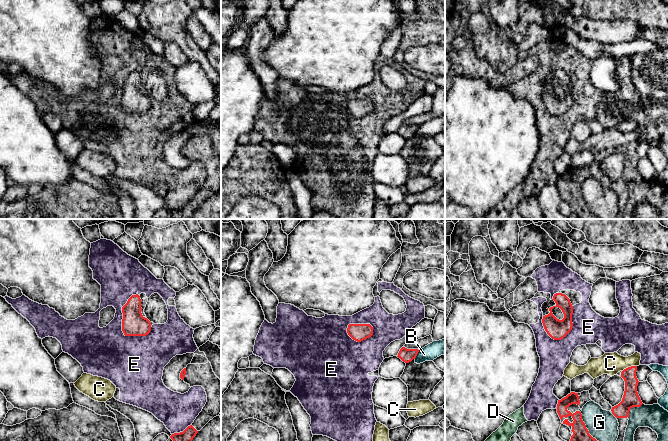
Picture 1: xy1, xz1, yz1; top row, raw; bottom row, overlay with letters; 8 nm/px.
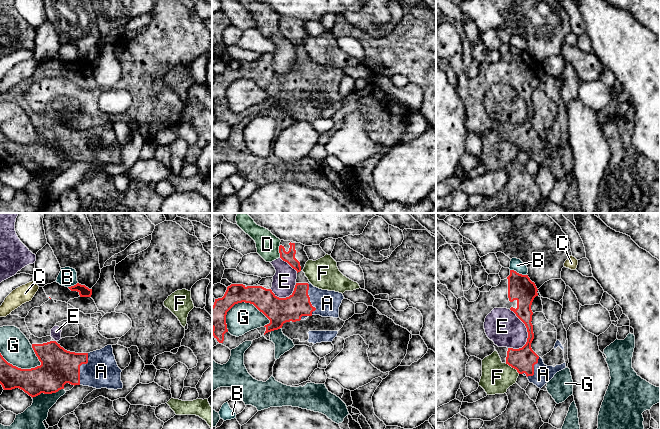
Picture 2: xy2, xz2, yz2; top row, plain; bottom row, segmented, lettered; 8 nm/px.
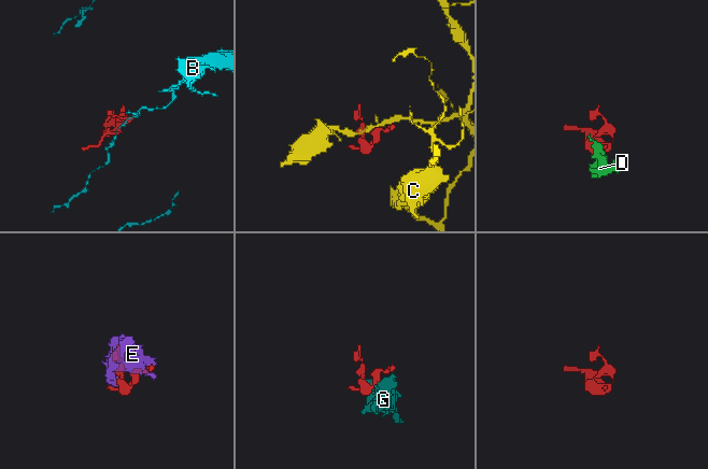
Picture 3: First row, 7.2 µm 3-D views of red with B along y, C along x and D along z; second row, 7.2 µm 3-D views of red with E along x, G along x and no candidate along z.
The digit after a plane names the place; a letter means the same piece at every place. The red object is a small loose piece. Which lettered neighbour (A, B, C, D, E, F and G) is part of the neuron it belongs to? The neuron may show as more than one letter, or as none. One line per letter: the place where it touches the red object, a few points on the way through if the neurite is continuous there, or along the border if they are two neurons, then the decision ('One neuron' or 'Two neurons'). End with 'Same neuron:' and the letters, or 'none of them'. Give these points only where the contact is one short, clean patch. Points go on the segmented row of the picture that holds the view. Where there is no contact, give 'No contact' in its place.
A: Touches red at xy2 (79, 367). One neuron
B: Touches red at yz2 (518, 273). Two neurons
C: Touches red at yz1 (629, 367). Two neurons
D: Touches red at xz2 (279, 251). Boundary: xz2 (280, 245), (279, 257). Two neurons
E: Touches red at xy1 (123, 314). Two neurons
F: Touches red at yz2 (512, 367). Two neurons
G: Touches red at xz2 (248, 302). Two neurons
Same neuron: A

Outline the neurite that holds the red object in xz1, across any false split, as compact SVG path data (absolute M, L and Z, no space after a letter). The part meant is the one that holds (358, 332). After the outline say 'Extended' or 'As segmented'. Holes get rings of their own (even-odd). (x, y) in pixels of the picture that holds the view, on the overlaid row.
M349 324L347 333L353 340L361 342L373 335L373 327L370 324Z. As segmented

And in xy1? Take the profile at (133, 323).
M132 295L122 307L122 331L125 336L146 336L151 331L151 322L142 313L141 299Z. As segmented

